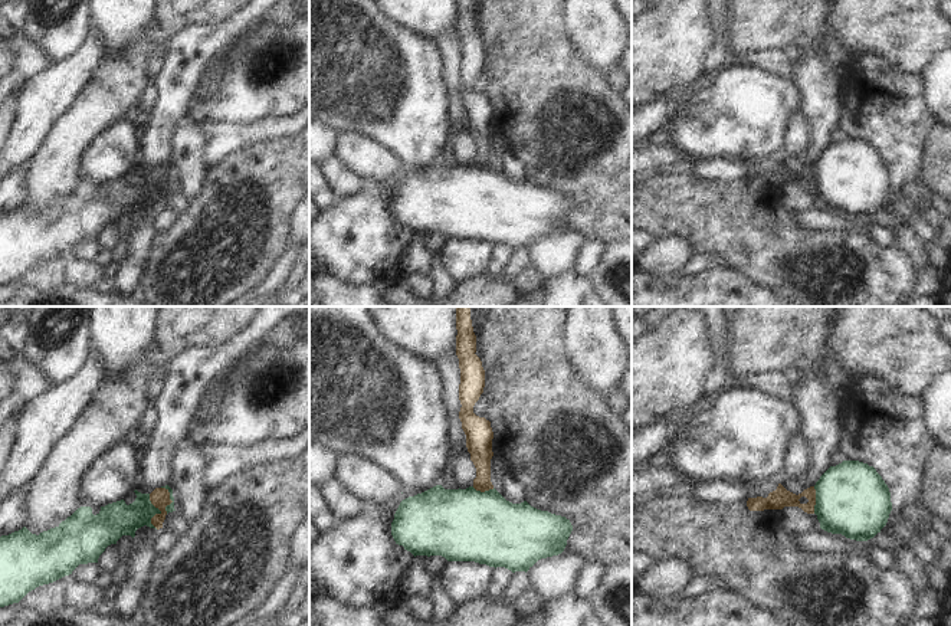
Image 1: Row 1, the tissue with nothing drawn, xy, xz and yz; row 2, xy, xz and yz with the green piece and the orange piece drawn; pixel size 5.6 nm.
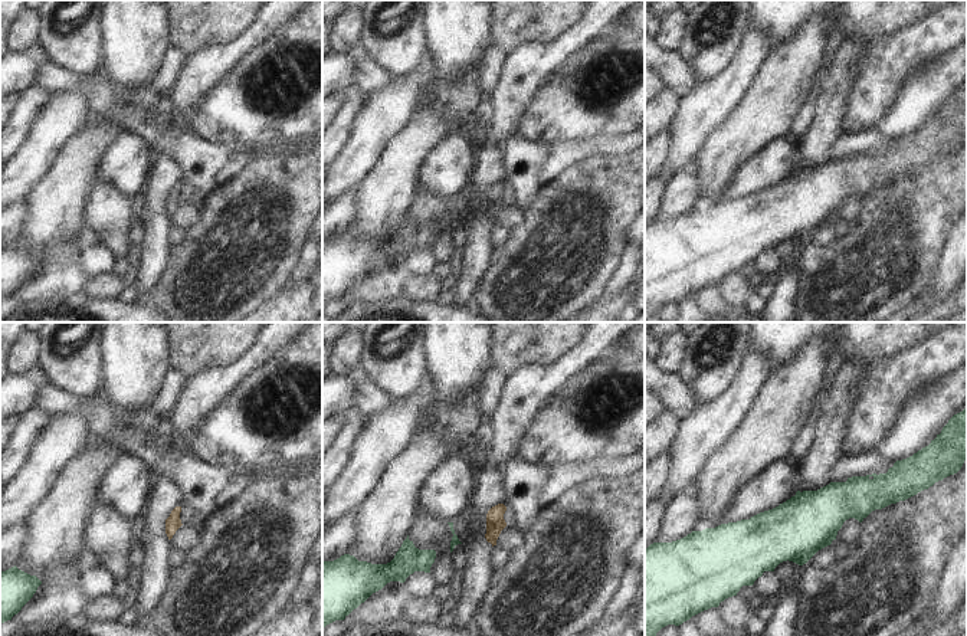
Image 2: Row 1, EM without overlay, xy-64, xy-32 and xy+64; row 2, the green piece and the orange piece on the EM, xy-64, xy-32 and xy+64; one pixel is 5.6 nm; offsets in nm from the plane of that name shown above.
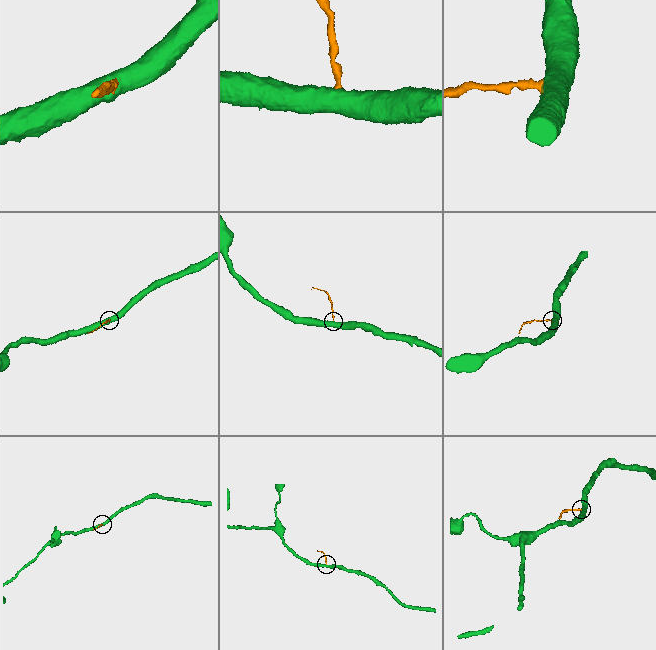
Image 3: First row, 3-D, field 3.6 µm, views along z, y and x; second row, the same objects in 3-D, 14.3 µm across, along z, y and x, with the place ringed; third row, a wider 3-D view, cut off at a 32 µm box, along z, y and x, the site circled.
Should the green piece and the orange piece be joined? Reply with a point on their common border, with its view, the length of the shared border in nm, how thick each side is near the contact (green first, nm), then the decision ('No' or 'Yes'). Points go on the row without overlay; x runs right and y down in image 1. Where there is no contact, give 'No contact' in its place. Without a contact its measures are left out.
Touches green at xy (158, 190). Shared border 200 nm. Thickness 190 nm (green) against 110 nm. No

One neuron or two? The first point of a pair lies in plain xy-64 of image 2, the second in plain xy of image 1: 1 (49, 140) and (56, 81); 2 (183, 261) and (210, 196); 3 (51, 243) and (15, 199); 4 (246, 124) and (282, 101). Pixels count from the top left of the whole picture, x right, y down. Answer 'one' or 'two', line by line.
1: one
2: one
3: two
4: one

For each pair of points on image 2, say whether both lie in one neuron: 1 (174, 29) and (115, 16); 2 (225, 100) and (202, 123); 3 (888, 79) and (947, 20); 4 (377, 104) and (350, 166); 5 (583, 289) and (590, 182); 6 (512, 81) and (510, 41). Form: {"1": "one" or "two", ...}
{"1": "two", "2": "one", "3": "one", "4": "one", "5": "one", "6": "two"}

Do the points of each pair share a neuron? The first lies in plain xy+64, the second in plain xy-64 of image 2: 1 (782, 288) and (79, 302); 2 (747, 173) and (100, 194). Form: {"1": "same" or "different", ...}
{"1": "different", "2": "different"}

